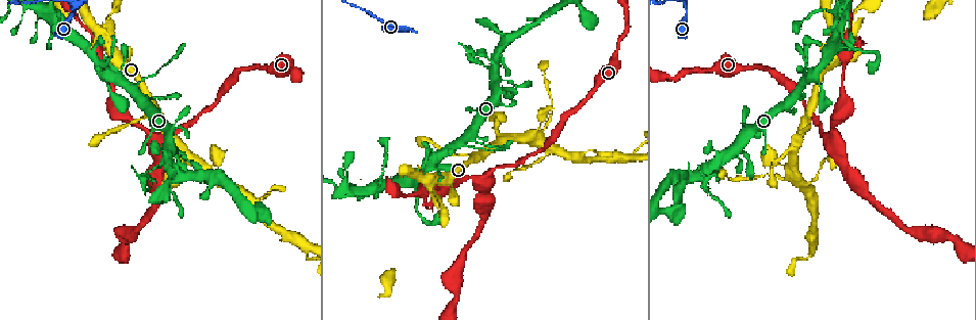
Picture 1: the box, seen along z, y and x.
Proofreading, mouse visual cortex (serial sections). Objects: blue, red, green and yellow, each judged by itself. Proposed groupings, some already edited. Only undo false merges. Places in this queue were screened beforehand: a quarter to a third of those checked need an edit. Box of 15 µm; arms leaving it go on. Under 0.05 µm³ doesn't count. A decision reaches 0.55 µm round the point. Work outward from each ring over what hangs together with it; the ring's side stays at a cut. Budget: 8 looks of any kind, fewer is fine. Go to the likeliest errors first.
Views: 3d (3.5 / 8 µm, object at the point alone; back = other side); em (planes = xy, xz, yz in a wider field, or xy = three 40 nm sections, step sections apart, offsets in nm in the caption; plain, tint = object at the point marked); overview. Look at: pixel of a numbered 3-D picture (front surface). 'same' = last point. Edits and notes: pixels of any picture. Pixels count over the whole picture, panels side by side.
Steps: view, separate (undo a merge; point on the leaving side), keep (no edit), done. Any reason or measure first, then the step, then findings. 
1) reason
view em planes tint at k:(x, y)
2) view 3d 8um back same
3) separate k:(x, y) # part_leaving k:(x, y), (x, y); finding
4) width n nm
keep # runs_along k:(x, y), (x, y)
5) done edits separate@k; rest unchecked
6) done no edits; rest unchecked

side arm on a straight run
view 3d 3.5um at 1:(74, 8)

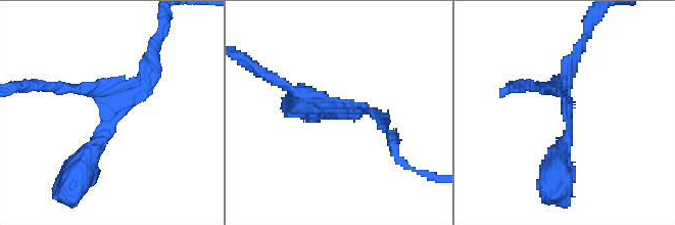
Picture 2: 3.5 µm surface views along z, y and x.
arms 3; arm_widths 150, 150, 350 nm; shape alone is not enough
view em xy step 3 tint at 2:(568, 110)

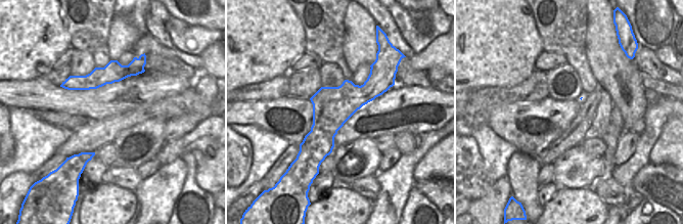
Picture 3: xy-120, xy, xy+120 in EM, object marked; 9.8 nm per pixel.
keep # continuous, no second cell

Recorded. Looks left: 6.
branch point
view 3d 3.5um at 1:(130, 90)

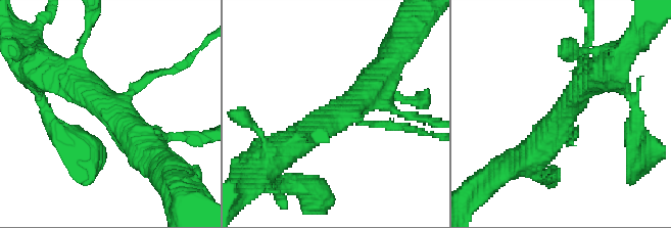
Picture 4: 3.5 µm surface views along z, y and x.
view em xy step 2 tint at 4:(342, 115)

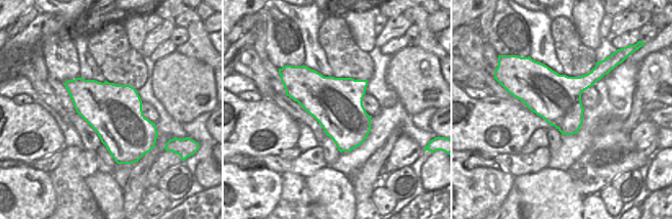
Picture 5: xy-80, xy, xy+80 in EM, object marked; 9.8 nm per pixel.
arm_widths 150, 450, 450 nm
keep # continuous, no second cell

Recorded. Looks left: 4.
three arms meet
view 3d 8um at 1:(334, 189)

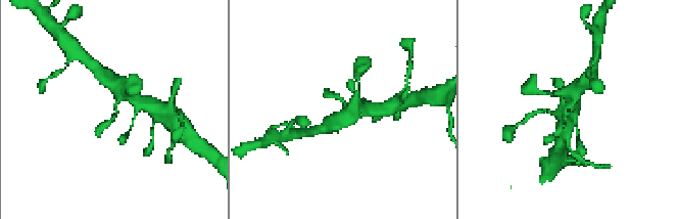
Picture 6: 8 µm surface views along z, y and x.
view 3d 3.5um at 6:(344, 104)

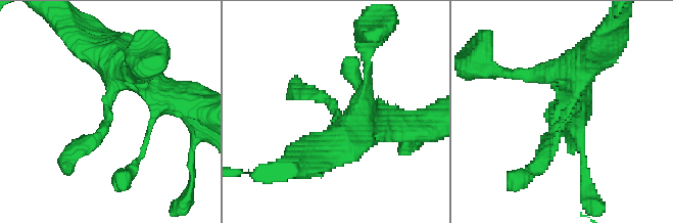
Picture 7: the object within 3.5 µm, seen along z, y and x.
now the EM
view em planes tint at 7:(570, 104)

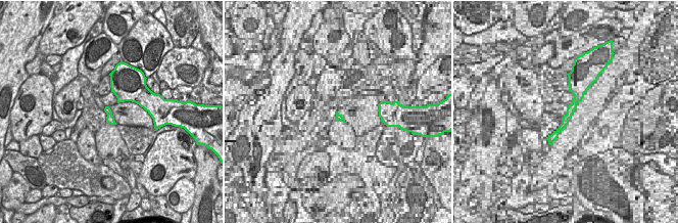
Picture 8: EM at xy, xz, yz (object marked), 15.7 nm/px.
width 130 nm
keep # runs_along 7:(380, 123), (336, 126), (333, 104), (301, 91); one cell here

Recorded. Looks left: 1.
done no edits; rest unchecked

